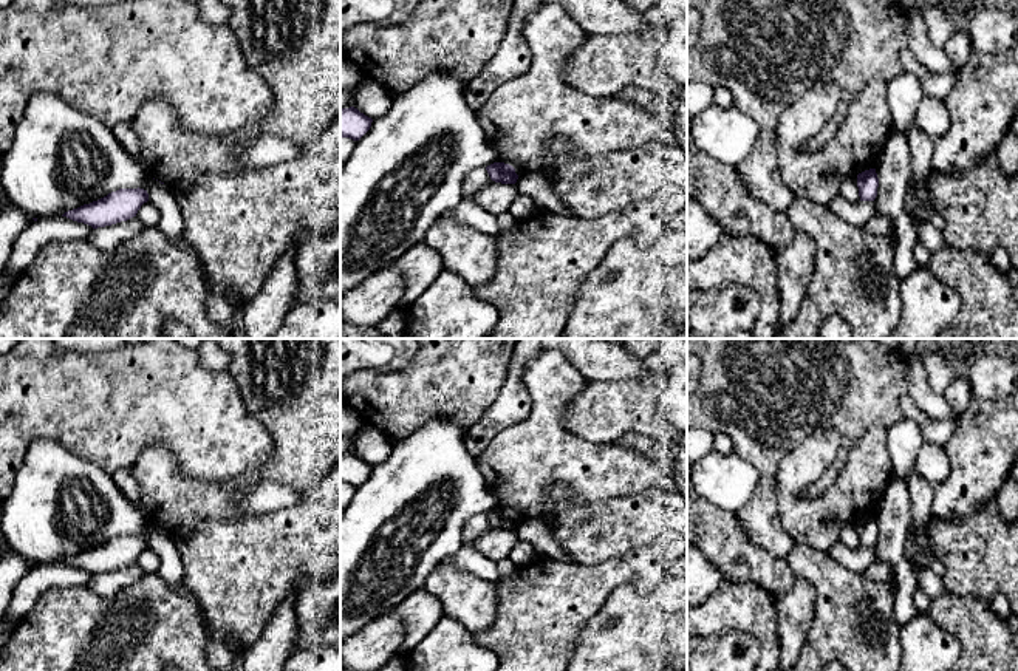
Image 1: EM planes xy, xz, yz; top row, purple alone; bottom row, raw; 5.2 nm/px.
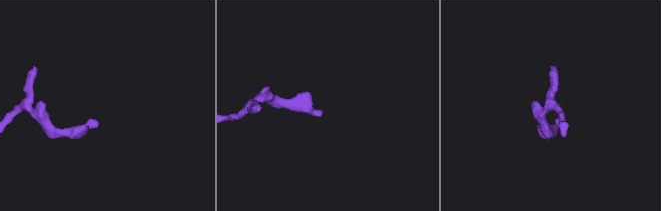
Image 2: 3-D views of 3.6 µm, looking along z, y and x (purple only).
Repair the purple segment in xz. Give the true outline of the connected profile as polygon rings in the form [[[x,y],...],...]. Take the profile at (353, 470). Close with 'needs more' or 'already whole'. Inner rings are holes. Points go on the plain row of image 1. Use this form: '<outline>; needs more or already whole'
[[[357,455],[340,456],[340,482],[359,487],[371,473],[373,465],[360,459]]]; already whole

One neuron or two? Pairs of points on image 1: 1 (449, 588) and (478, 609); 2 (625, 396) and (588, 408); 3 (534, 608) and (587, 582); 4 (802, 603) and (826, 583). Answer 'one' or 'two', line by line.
1: one
2: one
3: one
4: two

